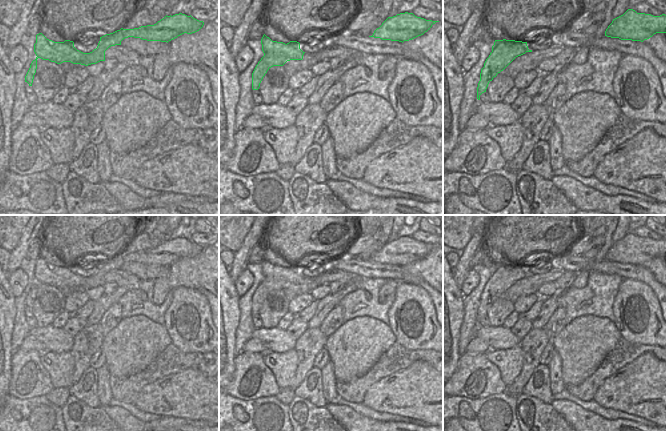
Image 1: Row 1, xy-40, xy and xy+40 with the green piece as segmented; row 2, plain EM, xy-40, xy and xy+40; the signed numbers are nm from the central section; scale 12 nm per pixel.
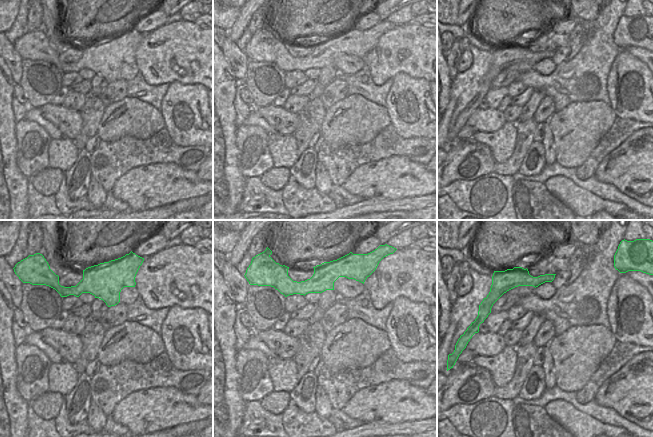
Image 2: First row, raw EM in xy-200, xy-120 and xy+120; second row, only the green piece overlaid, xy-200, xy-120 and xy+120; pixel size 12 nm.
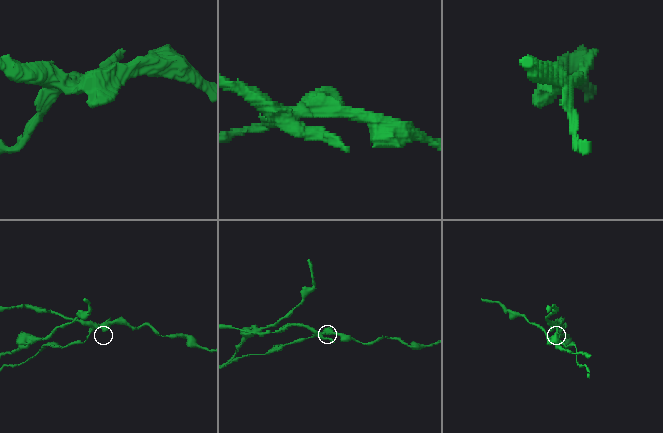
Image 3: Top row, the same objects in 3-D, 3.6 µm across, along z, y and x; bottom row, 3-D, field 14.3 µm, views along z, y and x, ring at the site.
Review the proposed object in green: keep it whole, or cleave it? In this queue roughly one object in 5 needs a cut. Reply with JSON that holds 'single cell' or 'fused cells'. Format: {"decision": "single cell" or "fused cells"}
{"decision": "fused cells"}

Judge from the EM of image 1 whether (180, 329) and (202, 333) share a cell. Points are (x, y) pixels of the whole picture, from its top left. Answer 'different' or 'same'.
same

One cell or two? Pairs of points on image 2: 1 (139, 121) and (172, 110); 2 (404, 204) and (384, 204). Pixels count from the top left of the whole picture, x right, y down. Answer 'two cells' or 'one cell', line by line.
1: two cells
2: one cell

